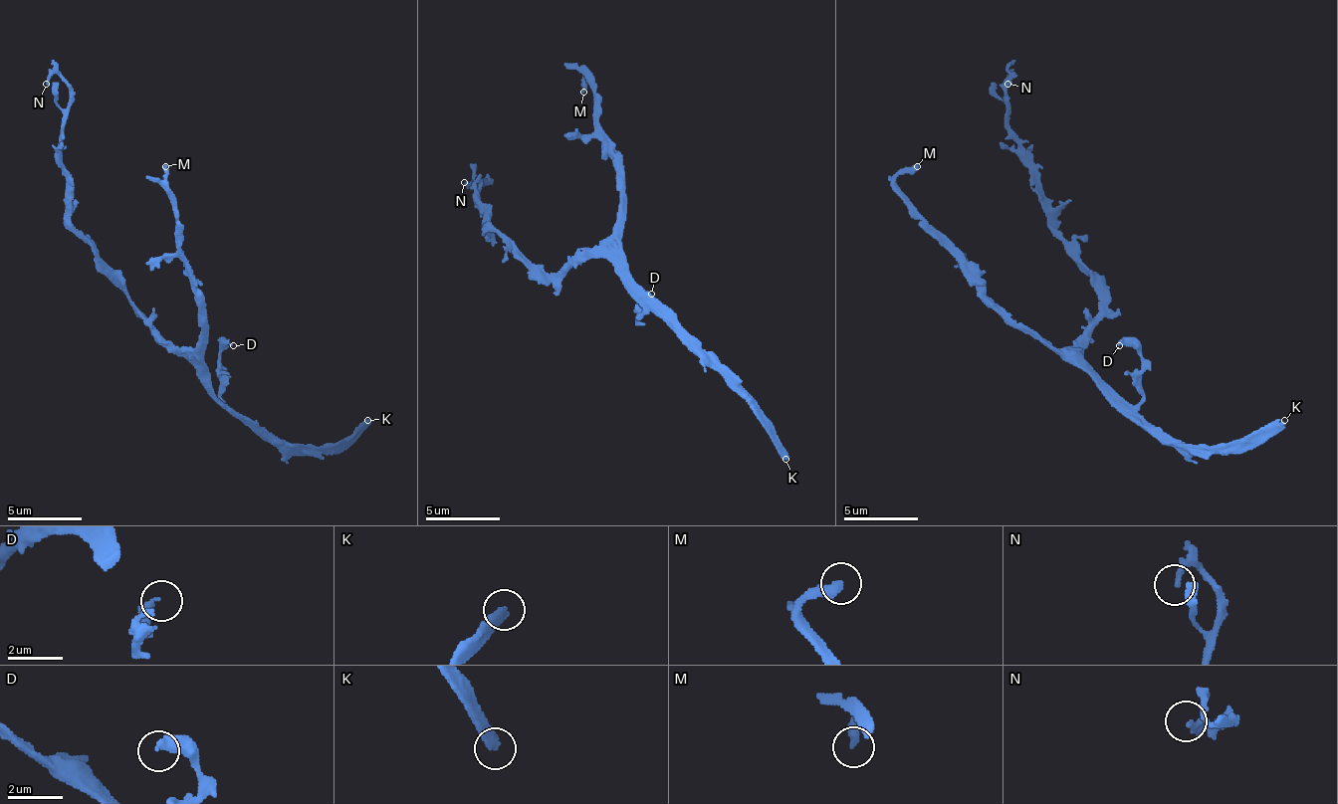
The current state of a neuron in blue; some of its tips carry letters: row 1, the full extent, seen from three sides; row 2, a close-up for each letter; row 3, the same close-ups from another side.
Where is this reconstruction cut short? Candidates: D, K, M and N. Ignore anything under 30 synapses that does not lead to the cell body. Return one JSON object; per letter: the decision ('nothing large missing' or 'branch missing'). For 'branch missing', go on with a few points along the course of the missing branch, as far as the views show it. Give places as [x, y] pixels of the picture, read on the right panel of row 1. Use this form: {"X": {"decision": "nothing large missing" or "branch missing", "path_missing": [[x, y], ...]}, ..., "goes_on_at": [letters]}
{"D": {"decision": "nothing large missing"}, "K": {"decision": "branch missing"}, "M": {"decision": "nothing large missing"}, "N": {"decision": "nothing large missing"}, "goes_on_at": ["K"]}

